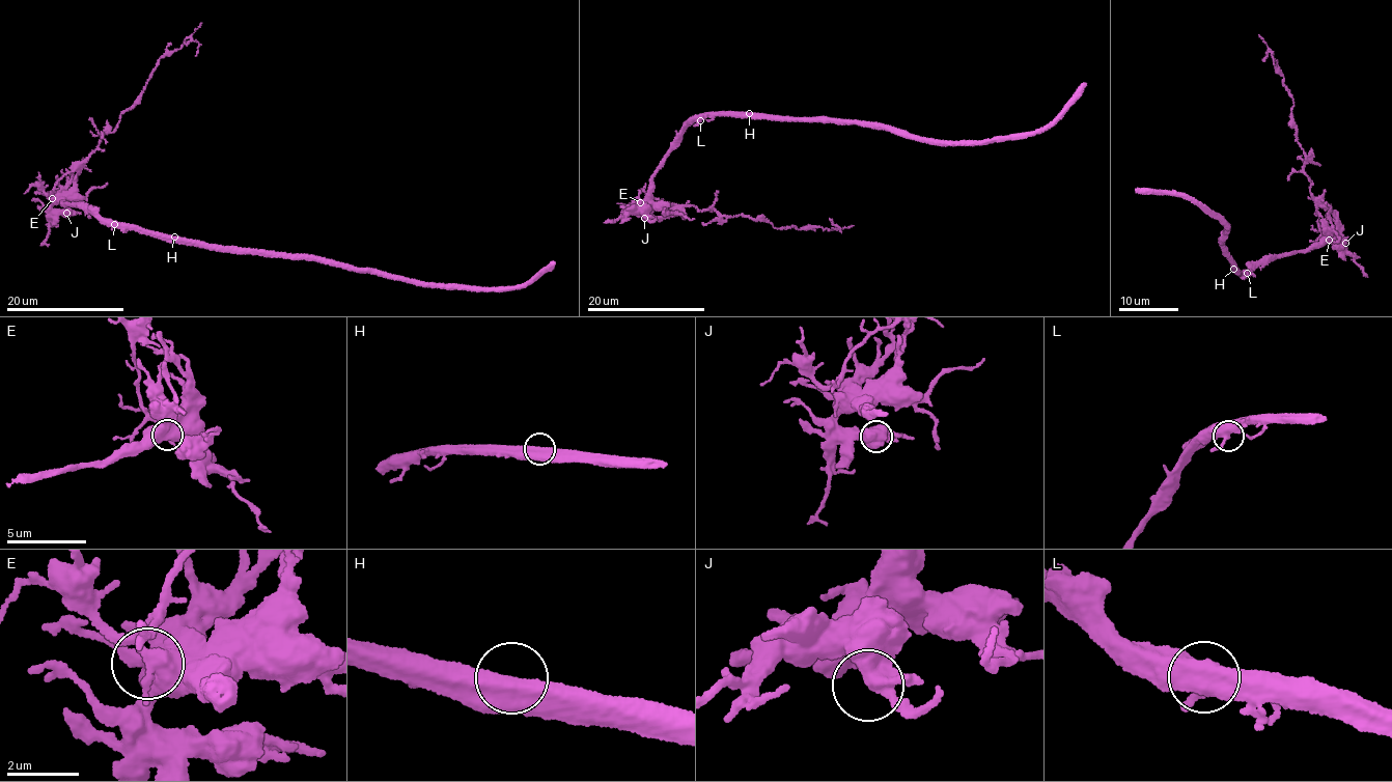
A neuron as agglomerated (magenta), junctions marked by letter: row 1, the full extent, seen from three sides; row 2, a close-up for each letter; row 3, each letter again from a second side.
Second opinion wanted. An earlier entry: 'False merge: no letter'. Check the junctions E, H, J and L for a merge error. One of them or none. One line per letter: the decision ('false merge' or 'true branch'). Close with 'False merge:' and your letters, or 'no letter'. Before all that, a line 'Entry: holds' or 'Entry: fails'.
Entry: fails
E: false merge
H: true branch
J: true branch
L: true branch
False merge: E

